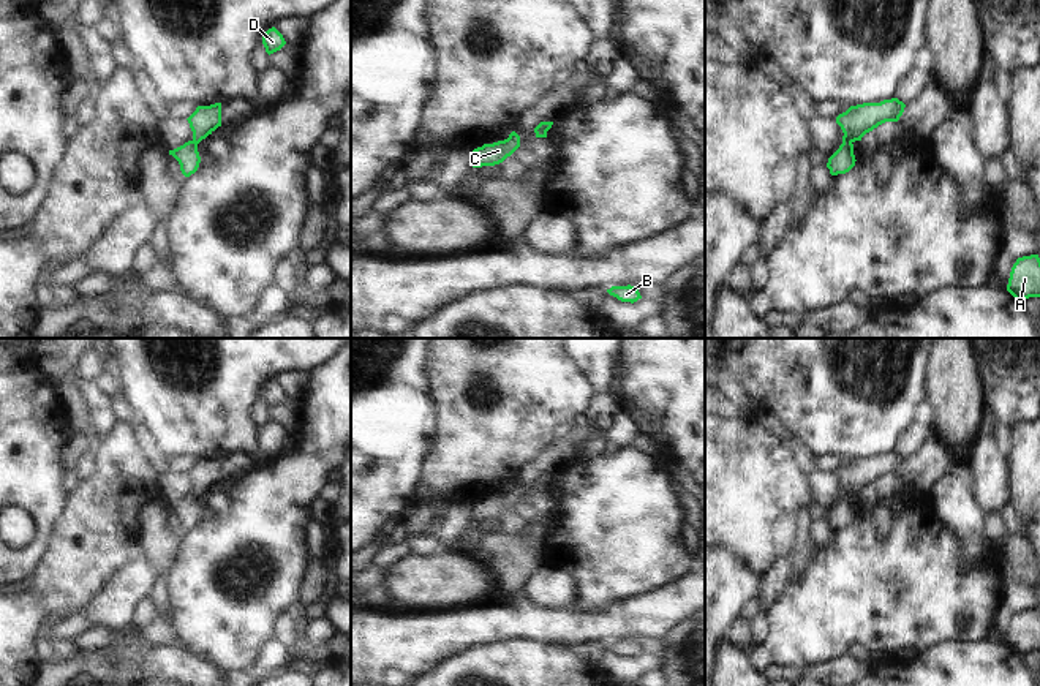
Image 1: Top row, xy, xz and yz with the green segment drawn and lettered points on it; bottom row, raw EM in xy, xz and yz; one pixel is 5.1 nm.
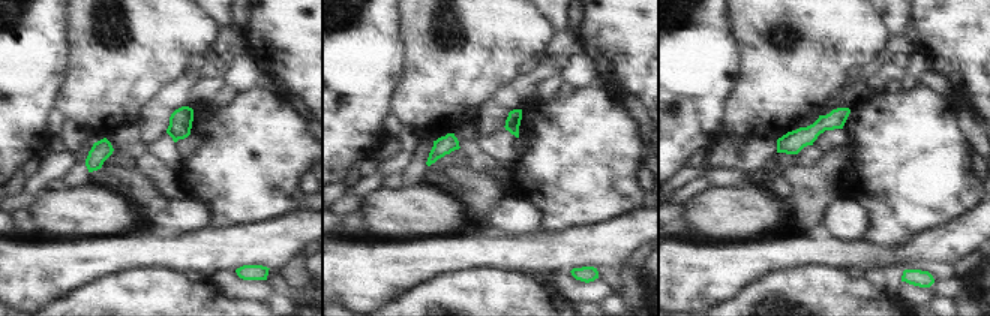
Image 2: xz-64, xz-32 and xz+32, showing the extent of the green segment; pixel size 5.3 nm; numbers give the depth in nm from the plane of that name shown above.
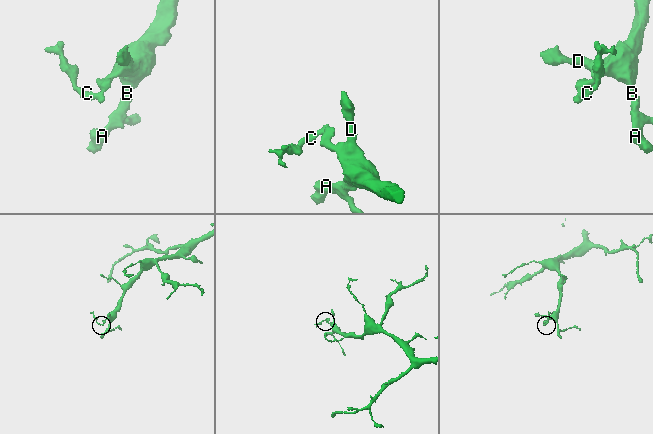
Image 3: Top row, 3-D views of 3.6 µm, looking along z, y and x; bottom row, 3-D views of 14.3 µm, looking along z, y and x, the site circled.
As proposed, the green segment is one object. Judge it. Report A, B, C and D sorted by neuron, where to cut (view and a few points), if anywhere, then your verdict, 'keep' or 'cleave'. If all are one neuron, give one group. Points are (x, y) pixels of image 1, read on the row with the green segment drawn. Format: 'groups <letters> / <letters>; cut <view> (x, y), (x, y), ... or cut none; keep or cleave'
groups A B D / C; cut yz (843, 141), (851, 143); cleave

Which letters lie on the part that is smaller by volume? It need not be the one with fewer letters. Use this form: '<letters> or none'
C

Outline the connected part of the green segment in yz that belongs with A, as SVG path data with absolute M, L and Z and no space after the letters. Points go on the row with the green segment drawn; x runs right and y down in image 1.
M1038 254L1018 258L1012 267L1007 291L1023 302L1040 297L1040 258Z

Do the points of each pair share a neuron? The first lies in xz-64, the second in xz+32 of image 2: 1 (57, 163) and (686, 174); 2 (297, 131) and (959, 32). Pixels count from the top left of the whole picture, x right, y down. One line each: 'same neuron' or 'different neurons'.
1: different neurons
2: different neurons

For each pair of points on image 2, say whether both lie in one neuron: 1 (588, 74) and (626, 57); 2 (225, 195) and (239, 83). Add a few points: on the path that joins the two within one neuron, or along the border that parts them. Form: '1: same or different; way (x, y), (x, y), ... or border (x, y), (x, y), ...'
1: different; border (582, 51), (599, 77)
2: different; border (255, 84), (236, 95)

